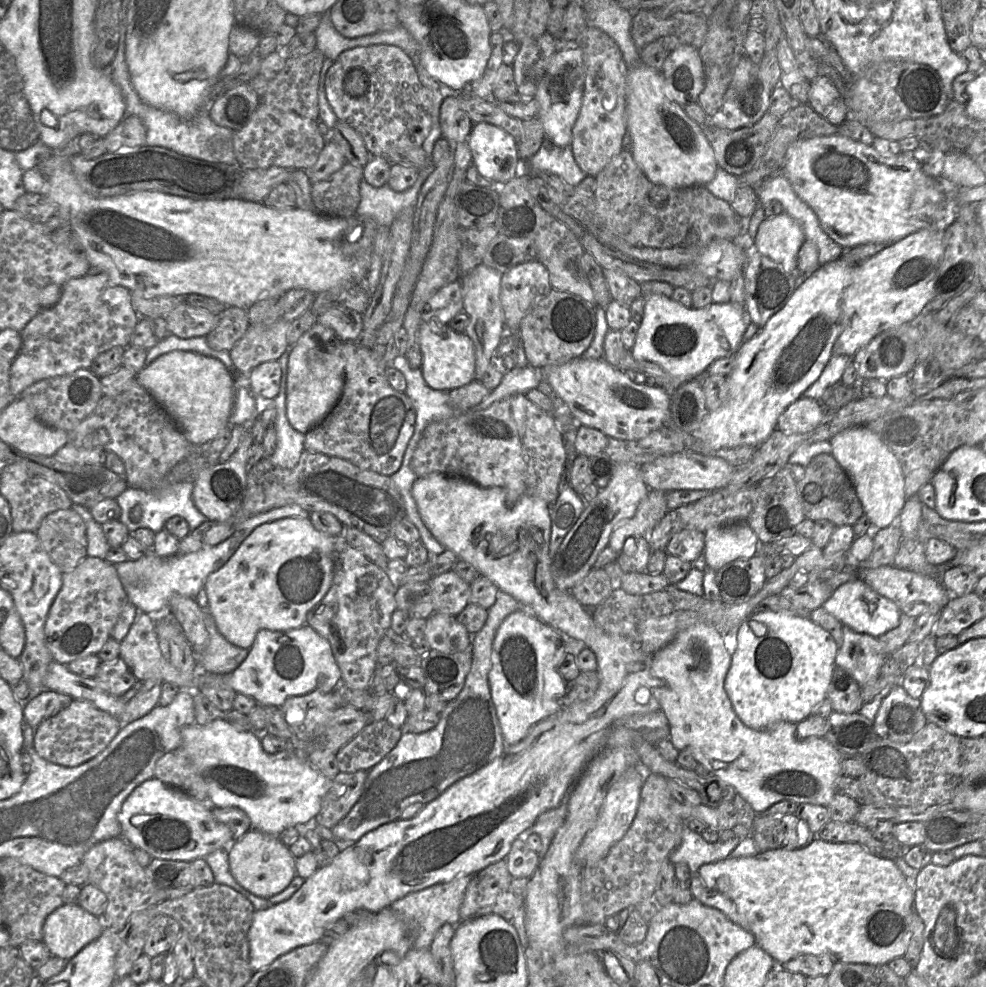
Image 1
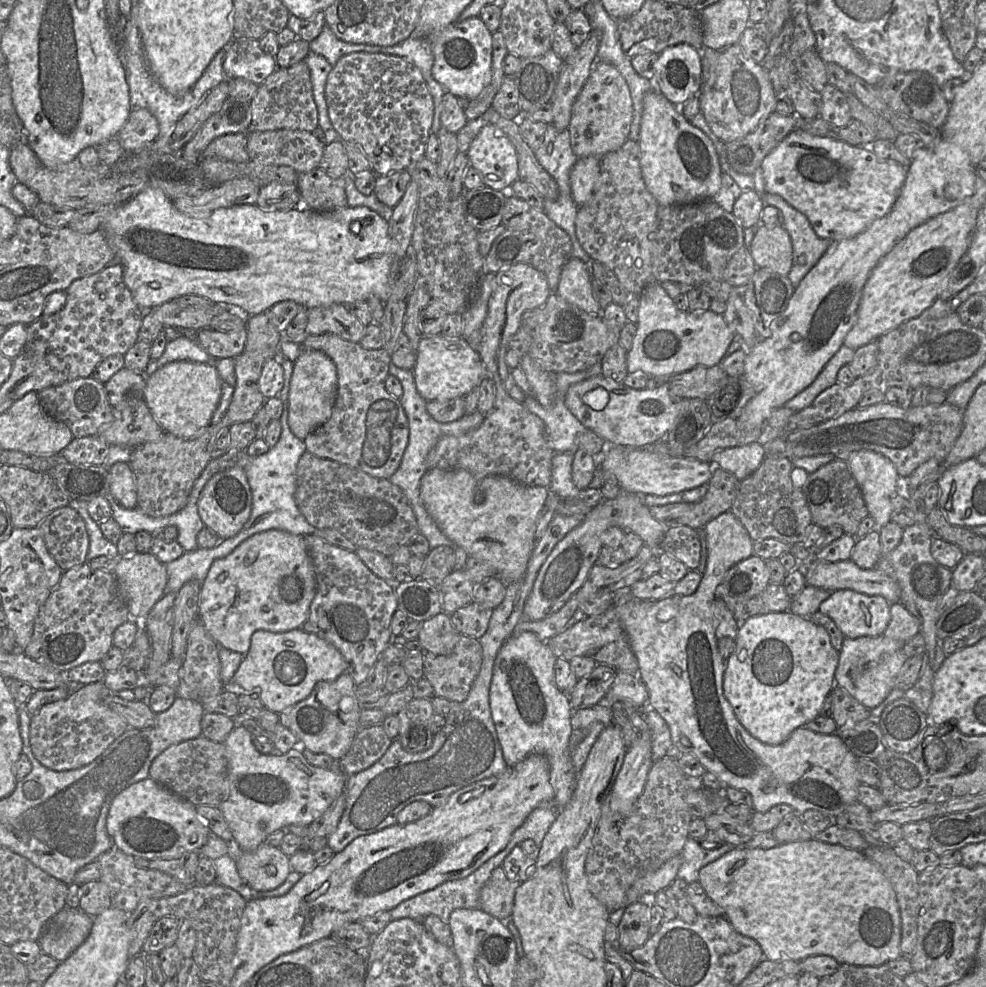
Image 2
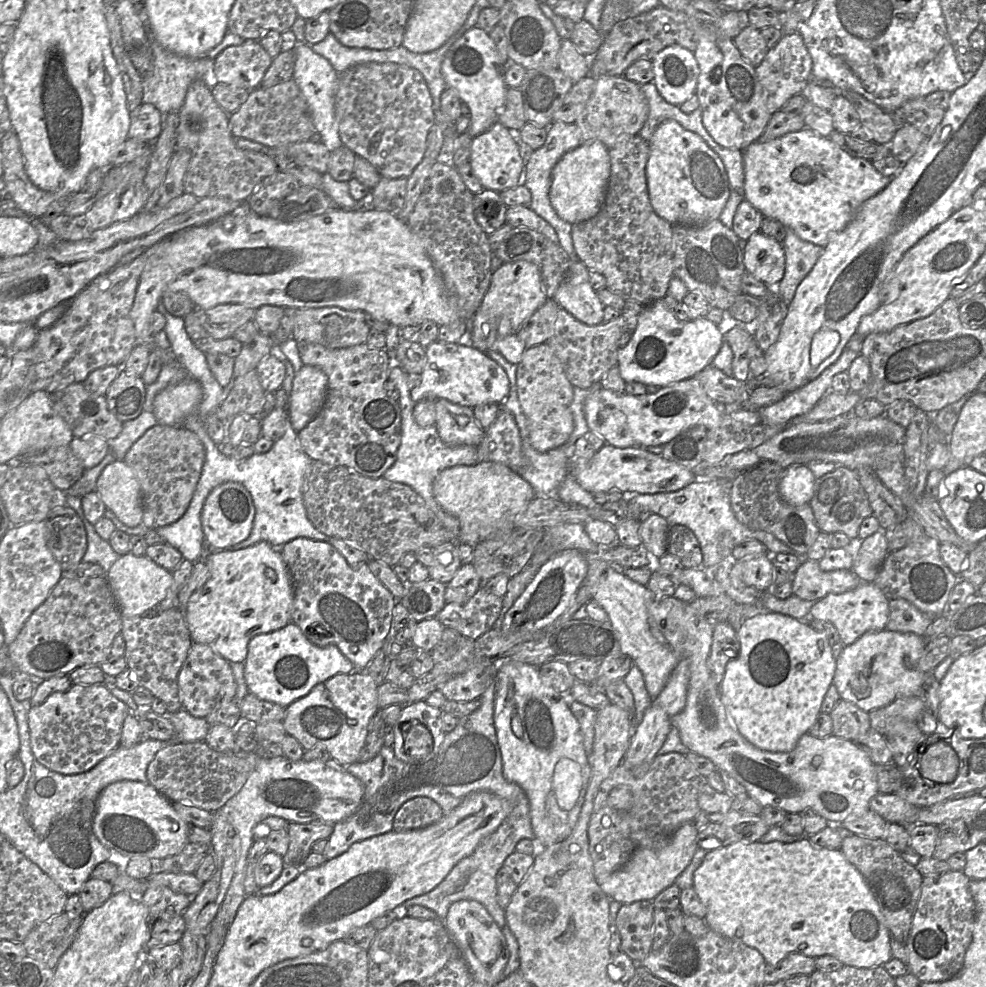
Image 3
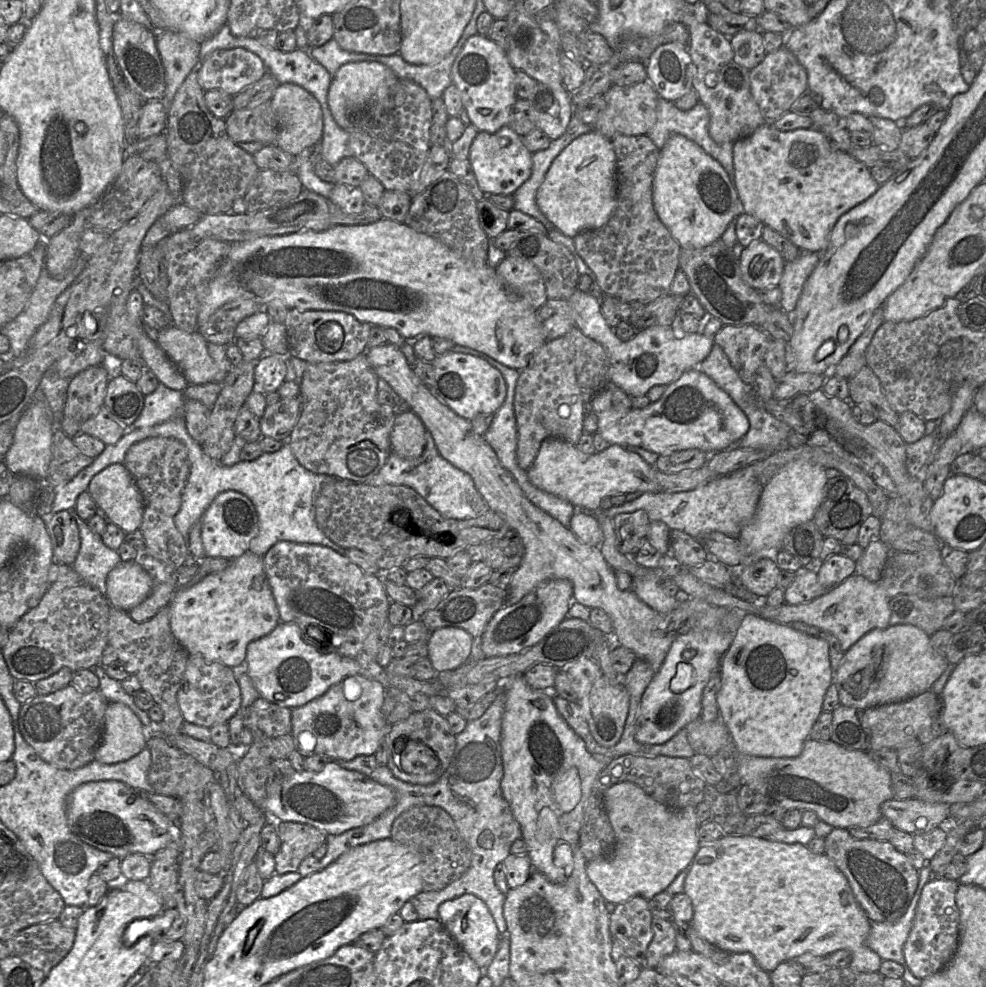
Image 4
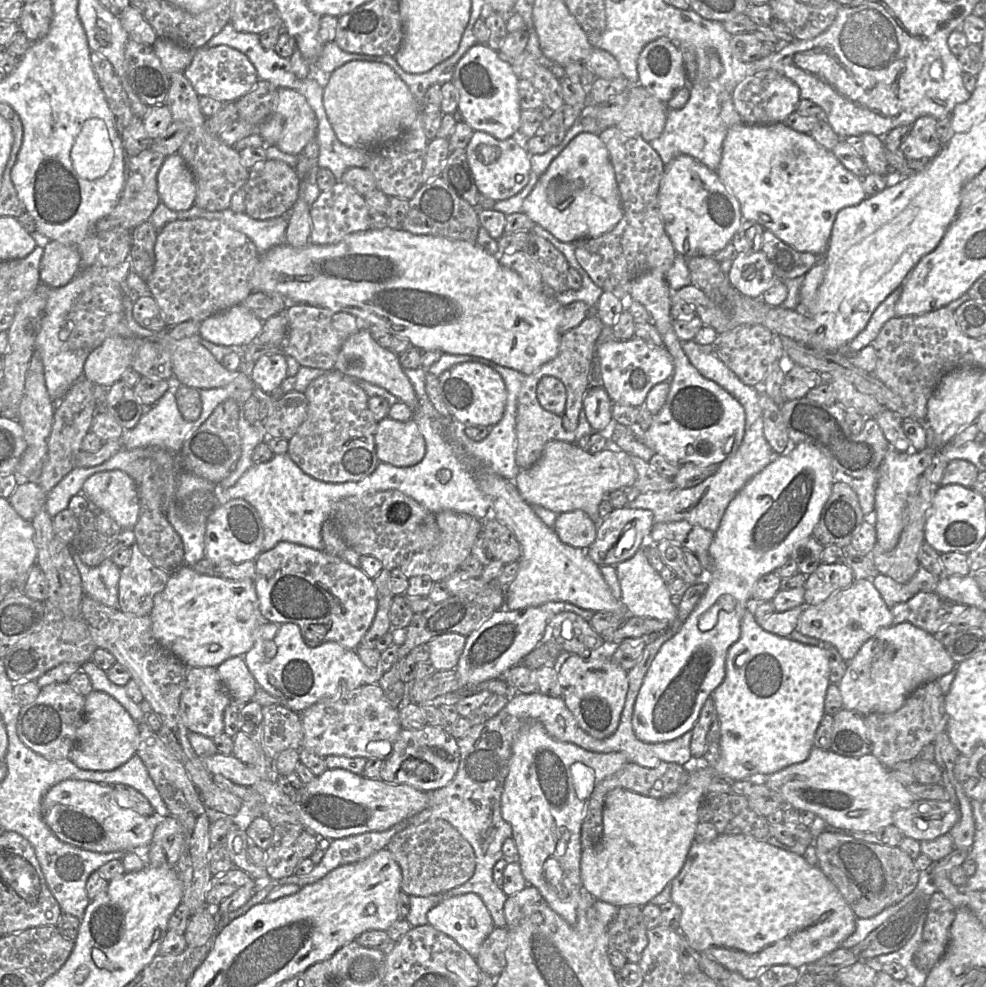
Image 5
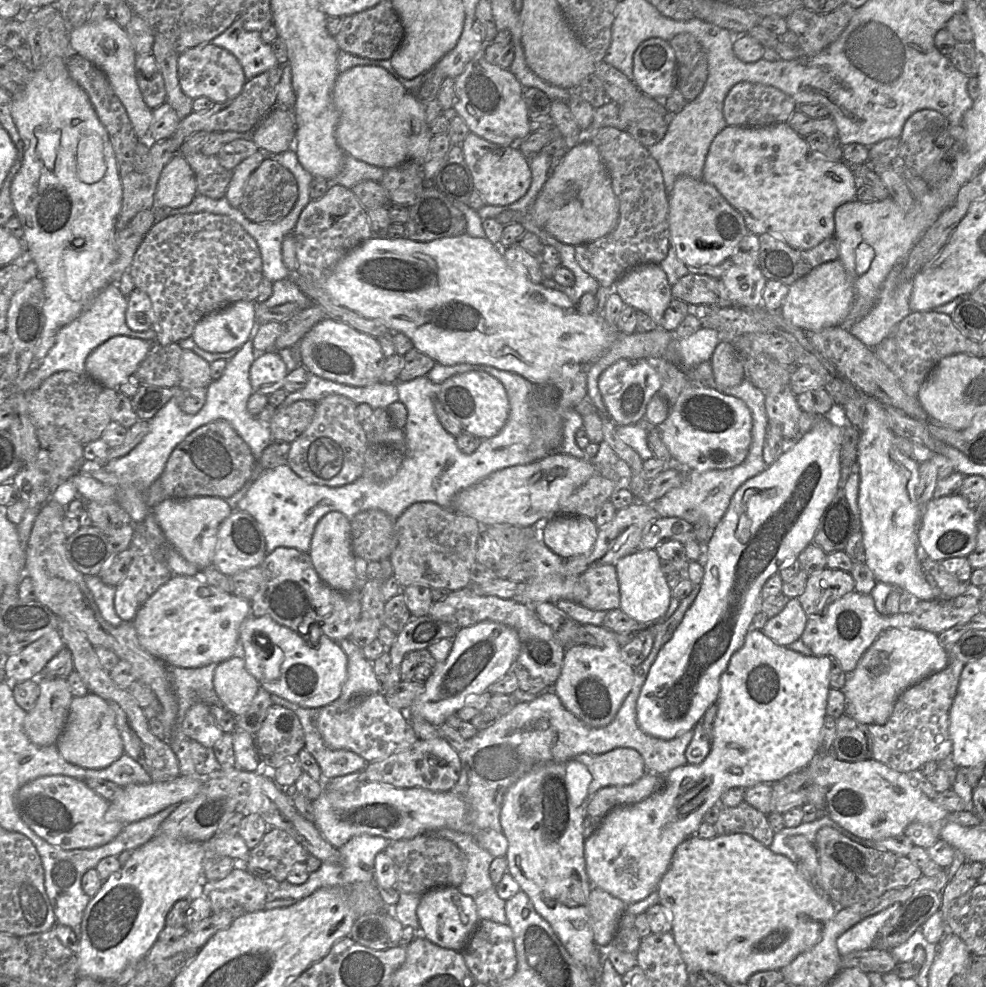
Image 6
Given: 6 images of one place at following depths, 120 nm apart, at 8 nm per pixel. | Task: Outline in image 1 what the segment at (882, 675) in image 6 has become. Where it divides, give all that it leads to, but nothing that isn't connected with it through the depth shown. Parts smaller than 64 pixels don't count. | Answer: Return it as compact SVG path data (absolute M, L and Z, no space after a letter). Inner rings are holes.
M843 625L843 643L838 649L835 665L848 671L860 687L878 678L887 655L878 637L856 632Z

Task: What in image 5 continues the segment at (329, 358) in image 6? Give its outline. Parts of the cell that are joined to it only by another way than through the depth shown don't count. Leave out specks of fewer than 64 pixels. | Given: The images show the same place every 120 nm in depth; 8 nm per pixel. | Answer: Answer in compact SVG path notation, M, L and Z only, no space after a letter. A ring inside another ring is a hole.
M362 327L345 340L339 351L334 369L355 380L366 381L382 387L408 405L413 411L417 409L418 399L409 378L400 364L399 355L391 349L381 347L366 327Z

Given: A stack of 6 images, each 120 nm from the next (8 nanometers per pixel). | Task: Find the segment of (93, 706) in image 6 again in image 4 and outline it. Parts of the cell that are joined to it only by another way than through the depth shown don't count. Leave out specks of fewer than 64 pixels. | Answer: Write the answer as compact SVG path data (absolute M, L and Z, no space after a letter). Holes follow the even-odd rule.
M109 702L94 760L104 764L126 761L146 747L148 738L139 718L125 704Z

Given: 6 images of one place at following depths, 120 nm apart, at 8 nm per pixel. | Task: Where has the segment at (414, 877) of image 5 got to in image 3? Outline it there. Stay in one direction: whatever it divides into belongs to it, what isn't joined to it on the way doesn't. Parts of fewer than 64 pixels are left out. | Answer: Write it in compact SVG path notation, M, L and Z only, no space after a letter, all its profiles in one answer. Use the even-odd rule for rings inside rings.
M415 797L399 808L393 820L393 830L422 829L435 824L443 816L443 810L434 800L428 797Z

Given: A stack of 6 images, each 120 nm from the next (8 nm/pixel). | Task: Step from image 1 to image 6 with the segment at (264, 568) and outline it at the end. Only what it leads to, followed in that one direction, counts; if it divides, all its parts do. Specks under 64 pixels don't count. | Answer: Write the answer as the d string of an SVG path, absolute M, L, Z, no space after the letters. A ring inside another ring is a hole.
M173 575L138 609L132 623L140 645L167 665L198 668L234 655L241 623L251 615L250 601L206 584L201 577Z

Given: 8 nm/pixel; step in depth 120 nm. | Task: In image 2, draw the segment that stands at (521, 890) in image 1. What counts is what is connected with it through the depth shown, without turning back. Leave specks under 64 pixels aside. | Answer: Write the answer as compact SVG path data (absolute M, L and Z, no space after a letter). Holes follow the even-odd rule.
M502 866L496 867L480 891L480 909L499 920L510 917L520 883L509 880Z

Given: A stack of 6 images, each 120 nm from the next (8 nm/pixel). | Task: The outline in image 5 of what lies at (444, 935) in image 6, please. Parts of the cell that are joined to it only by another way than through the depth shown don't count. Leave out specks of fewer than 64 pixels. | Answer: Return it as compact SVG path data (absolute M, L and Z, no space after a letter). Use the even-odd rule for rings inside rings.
M466 893L443 899L427 913L428 924L456 941L469 955L475 958L486 937L495 928L492 917L481 898L475 893Z

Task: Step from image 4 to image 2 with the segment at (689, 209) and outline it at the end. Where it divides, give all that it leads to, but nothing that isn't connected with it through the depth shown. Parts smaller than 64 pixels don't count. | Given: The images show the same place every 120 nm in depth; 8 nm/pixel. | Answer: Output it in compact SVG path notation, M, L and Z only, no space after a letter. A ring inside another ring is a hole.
M657 89L648 92L644 97L638 142L644 182L659 205L692 204L710 200L720 190L722 170L713 143L699 128L691 125L674 104Z

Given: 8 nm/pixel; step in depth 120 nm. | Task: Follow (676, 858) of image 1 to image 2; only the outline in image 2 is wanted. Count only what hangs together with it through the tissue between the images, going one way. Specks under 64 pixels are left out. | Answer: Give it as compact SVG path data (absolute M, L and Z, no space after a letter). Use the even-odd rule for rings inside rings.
M689 837L681 851L682 862L677 872L677 878L688 884L698 881L699 871L702 867L717 860L733 848L733 845L724 843L718 848L704 849L696 839Z

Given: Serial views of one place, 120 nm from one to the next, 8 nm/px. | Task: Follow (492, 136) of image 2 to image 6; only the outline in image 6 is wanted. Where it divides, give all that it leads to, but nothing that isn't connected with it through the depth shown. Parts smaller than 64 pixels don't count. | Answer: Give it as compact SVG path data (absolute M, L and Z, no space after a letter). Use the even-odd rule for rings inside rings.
M470 132L462 142L461 149L472 174L474 189L486 205L507 206L522 198L528 191L532 182L530 160L518 148L500 146Z

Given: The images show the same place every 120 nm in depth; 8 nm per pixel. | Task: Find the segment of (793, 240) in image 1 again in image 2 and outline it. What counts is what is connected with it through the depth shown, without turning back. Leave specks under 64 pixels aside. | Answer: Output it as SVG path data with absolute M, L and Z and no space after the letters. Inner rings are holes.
M758 224L758 229L748 247L757 268L768 269L780 275L788 275L792 267L793 246L789 233L782 226L767 227Z

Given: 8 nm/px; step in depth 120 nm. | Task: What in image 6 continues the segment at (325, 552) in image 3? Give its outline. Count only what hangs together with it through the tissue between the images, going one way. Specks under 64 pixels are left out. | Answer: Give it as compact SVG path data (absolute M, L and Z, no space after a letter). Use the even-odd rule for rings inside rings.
M278 547L276 548L273 552L271 552L270 554L267 554L265 556L265 558L263 559L261 565L259 566L261 571L262 571L262 582L260 585L259 590L257 591L257 593L254 595L254 597L252 598L252 600L250 601L251 604L251 615L253 617L263 617L263 616L268 616L270 617L273 621L275 621L276 623L278 623L279 625L288 627L290 629L292 629L293 631L295 631L298 635L302 636L303 639L305 639L308 643L314 645L316 643L316 641L319 639L319 637L321 637L322 635L327 636L328 638L334 640L334 641L340 641L342 639L346 639L349 637L353 626L355 624L355 622L358 620L360 614L361 614L361 599L360 599L360 592L359 593L346 593L346 592L341 592L338 590L335 590L333 588L331 588L330 586L328 586L327 584L325 584L319 577L319 575L317 574L311 558L309 556L308 553L302 552L296 548L287 548L287 547ZM313 624L318 624L320 626L321 629L321 635L316 635L316 633L312 632L312 630L310 629L310 627Z

